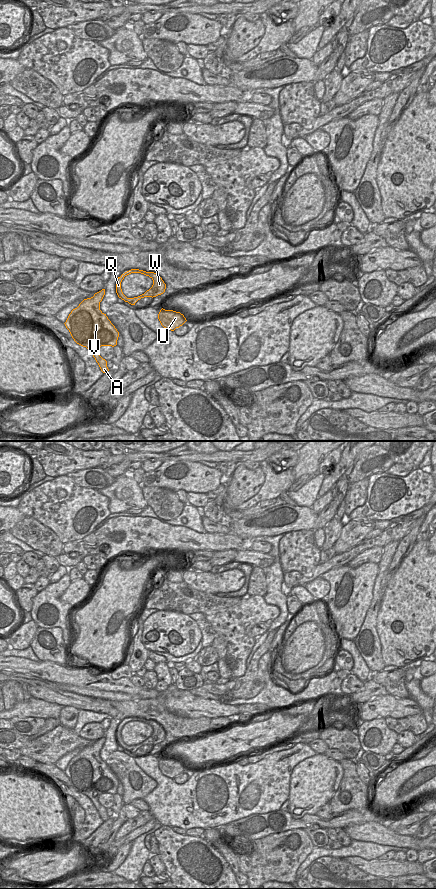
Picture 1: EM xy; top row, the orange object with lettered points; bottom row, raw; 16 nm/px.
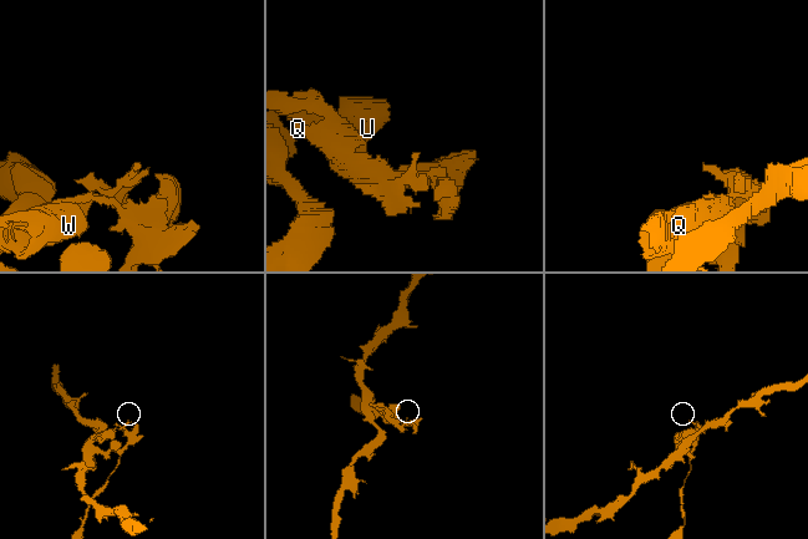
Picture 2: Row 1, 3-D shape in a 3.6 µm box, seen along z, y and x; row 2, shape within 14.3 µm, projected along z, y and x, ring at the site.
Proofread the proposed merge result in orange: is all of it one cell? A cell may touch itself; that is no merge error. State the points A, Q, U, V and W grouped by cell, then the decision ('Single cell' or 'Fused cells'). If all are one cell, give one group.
Groups: A V / Q U W. Fused cells.

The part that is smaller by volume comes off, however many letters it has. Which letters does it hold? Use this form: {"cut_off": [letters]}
{"cut_off": ["Q", "U", "W"]}

